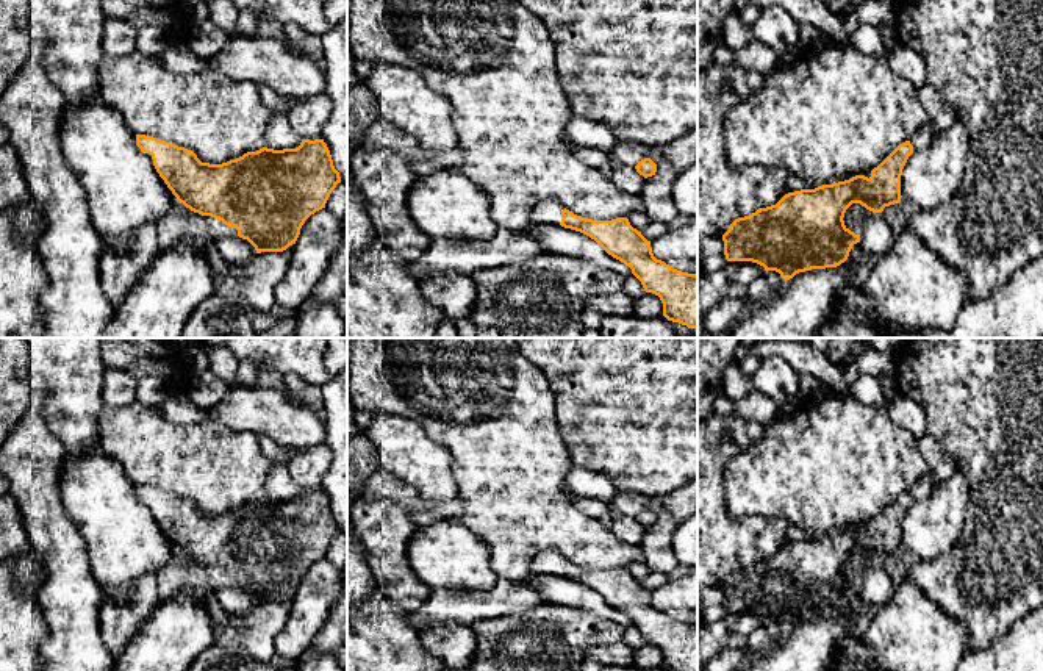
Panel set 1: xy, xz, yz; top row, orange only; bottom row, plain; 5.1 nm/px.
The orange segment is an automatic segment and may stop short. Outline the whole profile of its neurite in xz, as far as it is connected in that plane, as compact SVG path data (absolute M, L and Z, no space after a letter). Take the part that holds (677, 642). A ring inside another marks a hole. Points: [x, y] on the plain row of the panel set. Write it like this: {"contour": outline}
{"contour": "M557 551L539 552L532 576L561 576L594 590L608 605L632 619L646 643L660 648L668 671L697 671L697 626L677 621L652 604L651 591L627 568L593 571L574 565Z"}

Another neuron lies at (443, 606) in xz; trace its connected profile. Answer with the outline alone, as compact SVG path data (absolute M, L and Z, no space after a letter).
M497 579L488 591L432 590L428 599L408 613L411 626L421 632L446 623L472 626L478 621L518 615L549 602L538 590L524 582Z

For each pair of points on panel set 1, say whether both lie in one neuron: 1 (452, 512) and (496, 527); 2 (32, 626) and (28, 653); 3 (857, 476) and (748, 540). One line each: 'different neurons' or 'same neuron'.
1: different neurons
2: same neuron
3: different neurons

